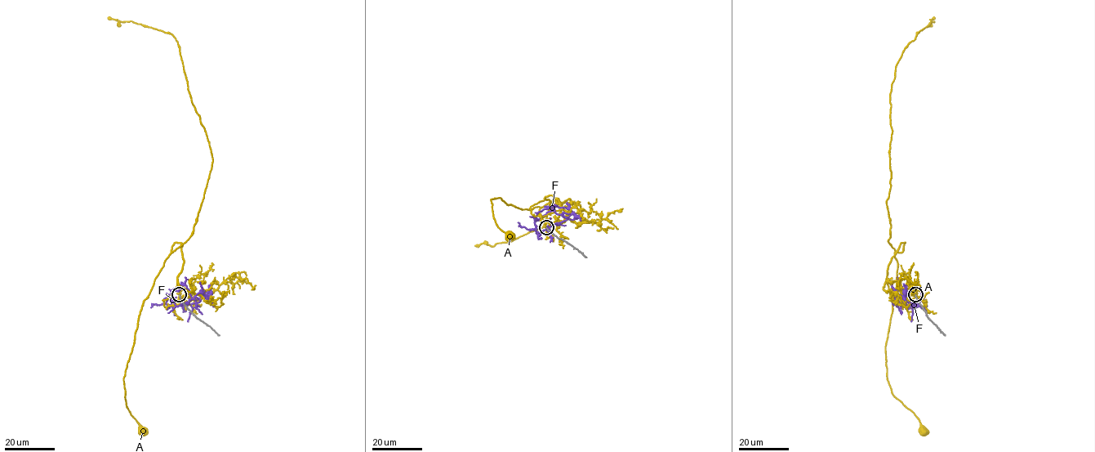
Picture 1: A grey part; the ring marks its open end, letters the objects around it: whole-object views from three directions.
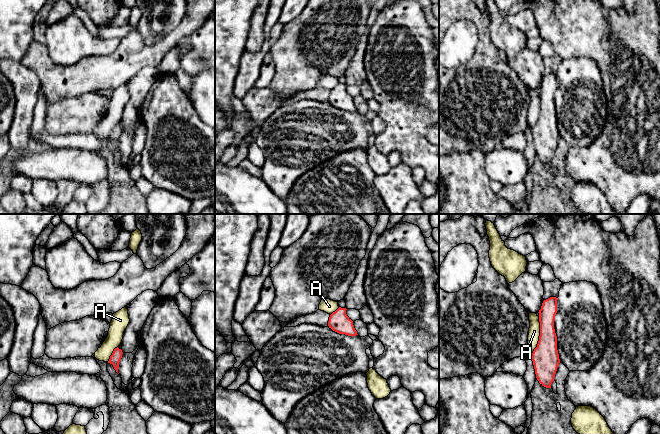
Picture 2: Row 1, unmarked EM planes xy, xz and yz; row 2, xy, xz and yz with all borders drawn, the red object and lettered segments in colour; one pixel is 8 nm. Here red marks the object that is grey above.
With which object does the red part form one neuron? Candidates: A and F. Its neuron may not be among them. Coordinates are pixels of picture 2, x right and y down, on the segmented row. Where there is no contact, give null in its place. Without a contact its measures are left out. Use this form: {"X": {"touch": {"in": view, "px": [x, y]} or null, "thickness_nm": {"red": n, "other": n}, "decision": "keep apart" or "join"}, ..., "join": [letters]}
{"A": {"touch": {"in": "yz", "px": [540, 335]}, "thickness_nm": {"red": 220, "other": 100}, "decision": "keep apart"}, "F": {"touch": null, "decision": "keep apart"}, "join": []}

